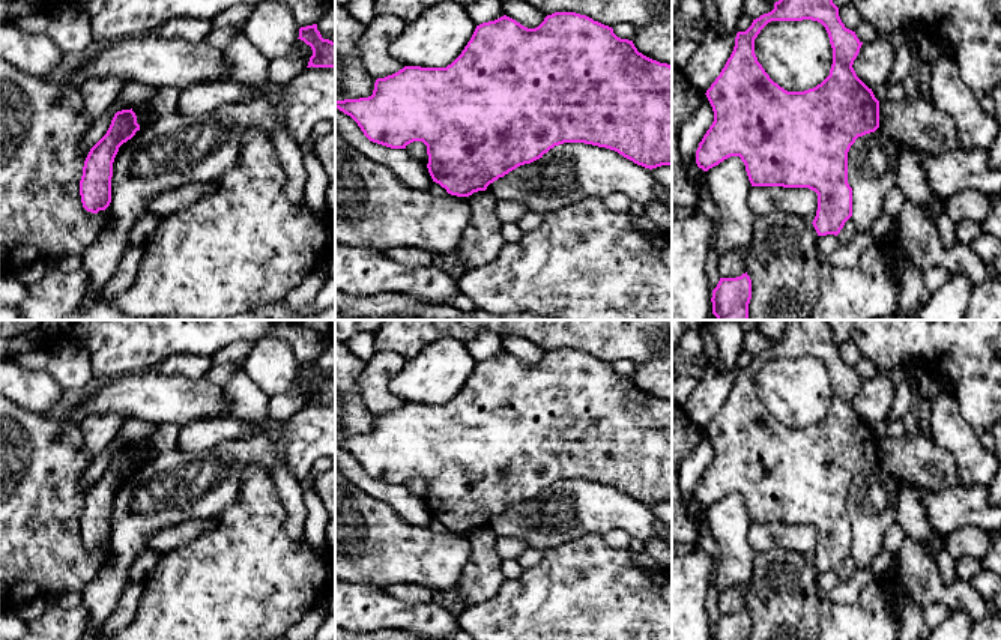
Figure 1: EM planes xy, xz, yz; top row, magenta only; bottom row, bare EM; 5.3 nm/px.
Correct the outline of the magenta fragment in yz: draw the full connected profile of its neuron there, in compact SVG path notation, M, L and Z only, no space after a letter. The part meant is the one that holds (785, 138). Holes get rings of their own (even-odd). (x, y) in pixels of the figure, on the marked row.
M779 0L774 9L753 20L745 32L738 32L735 47L720 75L706 90L706 98L714 111L714 122L703 135L696 150L696 164L703 171L718 165L730 156L739 156L752 186L809 188L818 194L818 210L813 227L818 236L837 236L845 222L852 216L852 188L848 183L848 152L858 137L875 132L879 128L879 101L855 74L852 65L863 42L855 32L845 27L839 17L839 8L833 0ZM771 21L821 23L833 48L830 75L816 87L804 92L788 92L774 83L758 62L755 39Z

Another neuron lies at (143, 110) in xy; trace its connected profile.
M141 101L141 102L135 104L132 107L132 111L137 116L137 123L140 125L140 129L152 125L156 119L155 110L149 101Z

